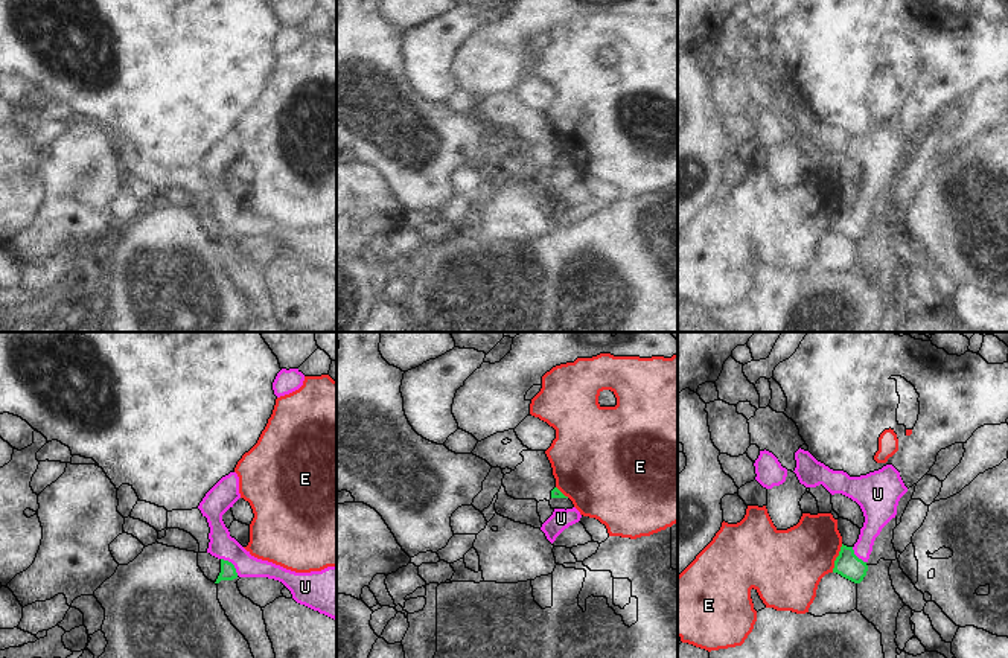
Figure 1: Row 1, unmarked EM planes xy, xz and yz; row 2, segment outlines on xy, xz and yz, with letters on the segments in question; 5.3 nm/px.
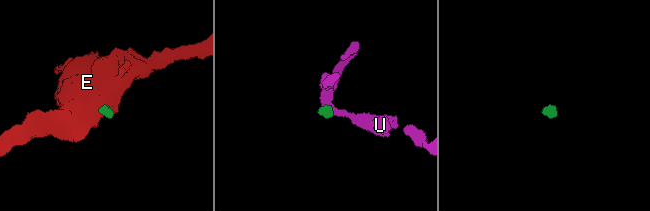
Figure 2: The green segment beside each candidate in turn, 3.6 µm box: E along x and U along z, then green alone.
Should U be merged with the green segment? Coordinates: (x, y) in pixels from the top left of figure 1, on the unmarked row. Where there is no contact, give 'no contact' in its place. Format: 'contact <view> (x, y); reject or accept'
contact xy (232, 223); accept

